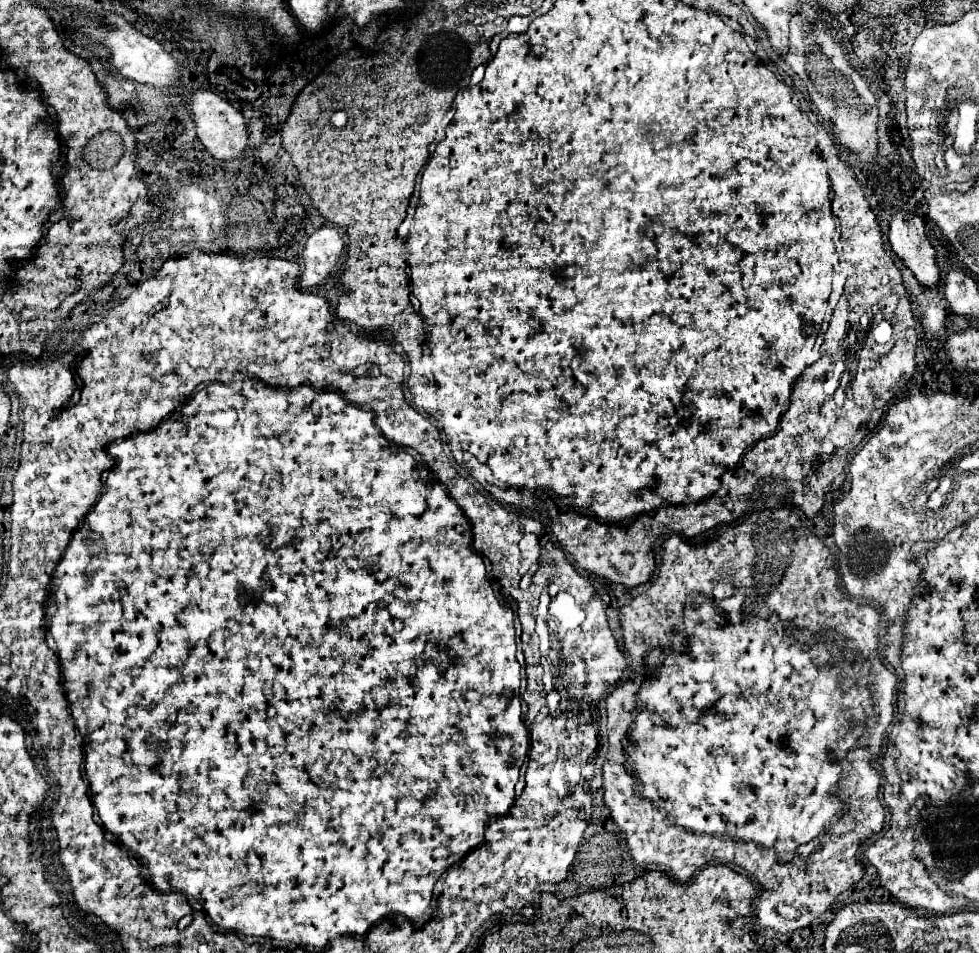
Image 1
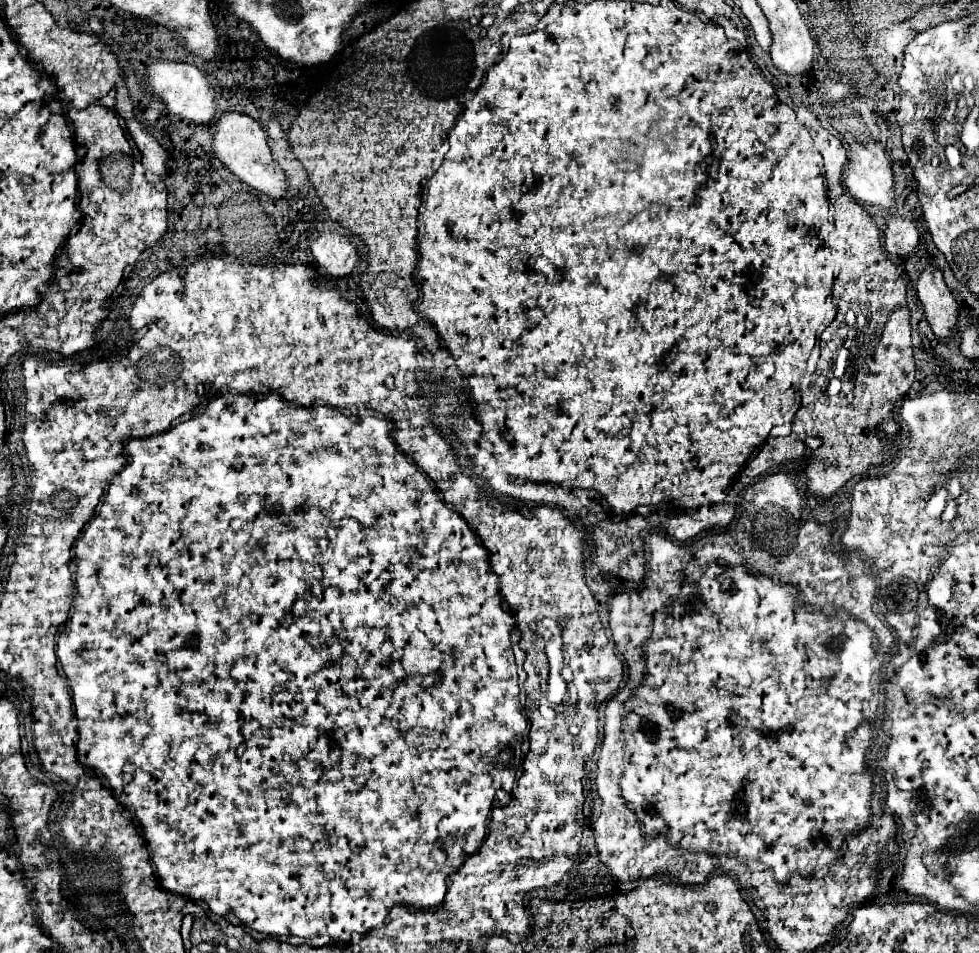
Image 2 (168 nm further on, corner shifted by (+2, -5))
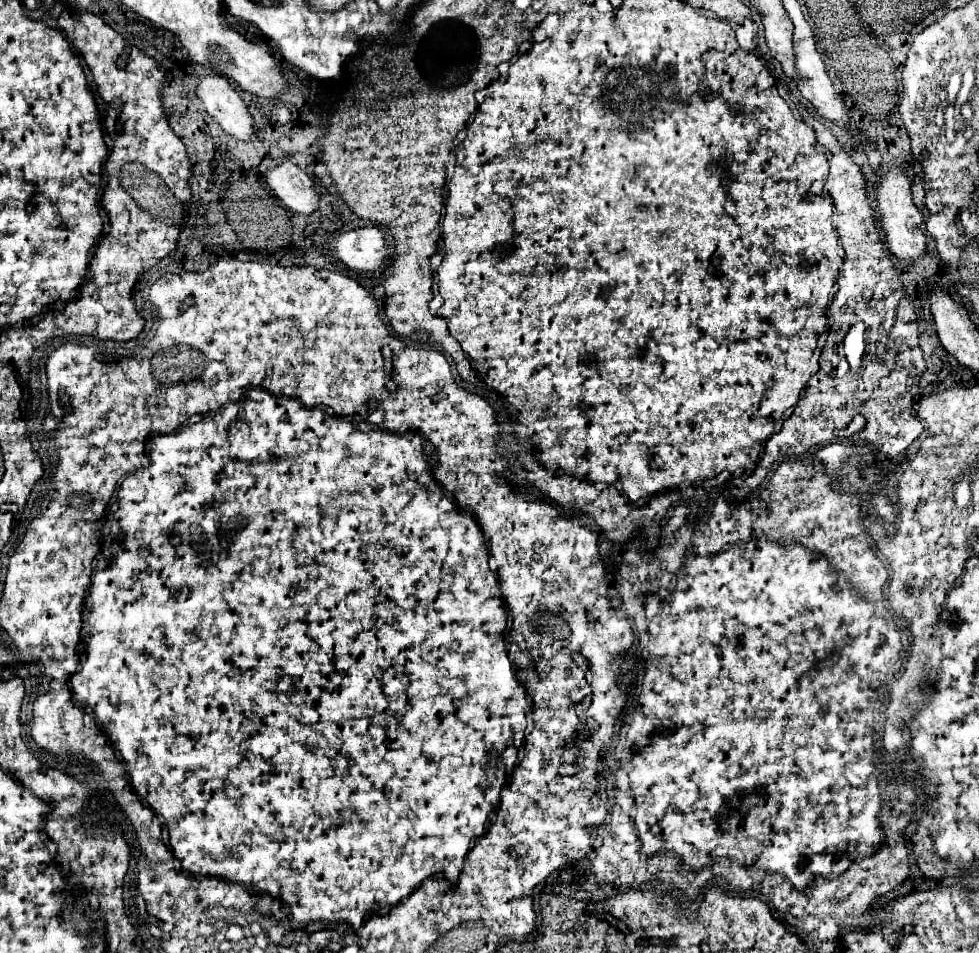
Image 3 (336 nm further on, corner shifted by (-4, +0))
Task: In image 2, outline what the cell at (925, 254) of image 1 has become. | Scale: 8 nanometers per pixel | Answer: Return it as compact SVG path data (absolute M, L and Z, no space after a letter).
M928 266L920 274L918 298L924 306L924 314L932 332L944 342L948 342L958 322L958 304L948 286L944 284L942 272L938 268Z

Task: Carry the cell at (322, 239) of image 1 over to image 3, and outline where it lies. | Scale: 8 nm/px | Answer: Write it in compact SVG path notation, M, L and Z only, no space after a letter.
M360 227L340 233L334 241L334 249L338 259L354 271L376 271L392 255L378 227Z

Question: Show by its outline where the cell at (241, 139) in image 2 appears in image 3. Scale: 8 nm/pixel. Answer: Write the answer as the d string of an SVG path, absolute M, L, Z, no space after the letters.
M282 161L270 167L264 175L274 195L292 211L312 213L318 207L318 193L312 179L292 161Z

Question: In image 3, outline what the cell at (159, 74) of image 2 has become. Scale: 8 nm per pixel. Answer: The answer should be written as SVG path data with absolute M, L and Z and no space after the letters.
M202 75L198 77L196 97L204 103L206 113L232 137L250 141L254 135L252 115L248 113L244 101L238 97L234 87L226 77Z

